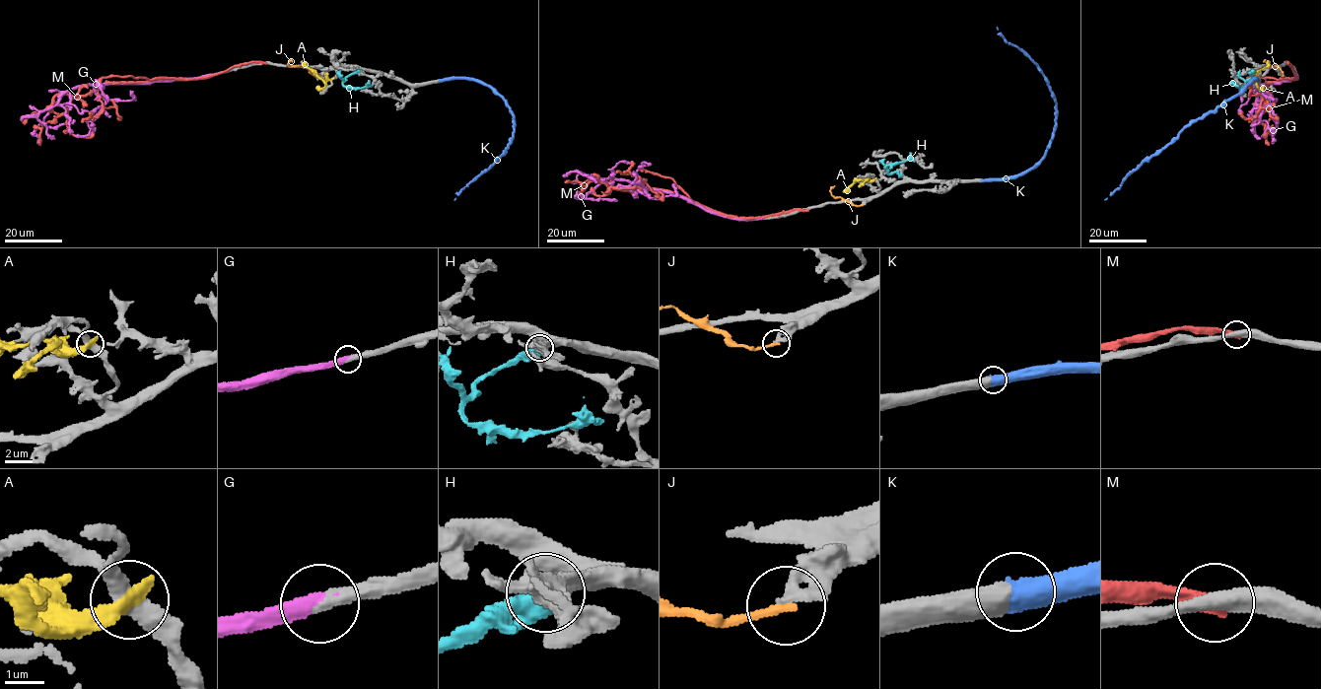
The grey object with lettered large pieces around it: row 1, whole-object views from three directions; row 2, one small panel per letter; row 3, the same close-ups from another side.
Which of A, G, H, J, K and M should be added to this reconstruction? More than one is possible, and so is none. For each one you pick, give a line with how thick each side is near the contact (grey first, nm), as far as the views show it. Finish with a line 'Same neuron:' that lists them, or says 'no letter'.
G: Thickness 320 nm (grey) against 380 nm
K: Thickness 600 nm (grey) against 650 nm
Same neuron: G, K

